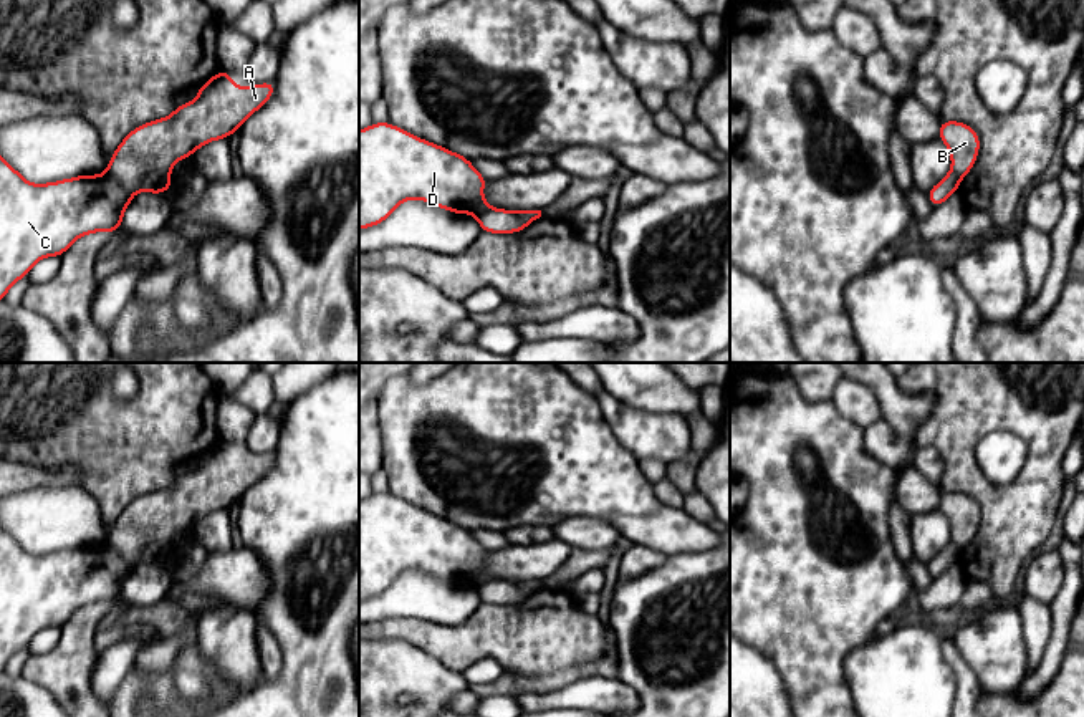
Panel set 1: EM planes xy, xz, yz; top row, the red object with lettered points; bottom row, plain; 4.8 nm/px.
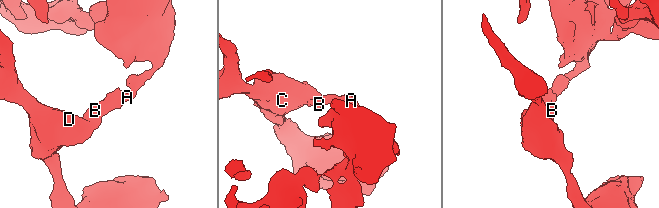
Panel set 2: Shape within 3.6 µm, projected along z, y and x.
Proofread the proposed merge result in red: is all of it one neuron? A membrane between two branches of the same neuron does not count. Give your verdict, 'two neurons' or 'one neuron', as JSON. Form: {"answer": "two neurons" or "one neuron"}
{"answer": "two neurons"}

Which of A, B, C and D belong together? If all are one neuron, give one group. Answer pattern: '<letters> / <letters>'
A B / C D

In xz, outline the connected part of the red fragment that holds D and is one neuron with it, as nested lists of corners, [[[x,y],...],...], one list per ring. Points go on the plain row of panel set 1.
[[[372,493],[359,502],[359,601],[387,591],[399,575],[410,570],[478,588],[493,580],[482,565],[487,551],[470,530],[391,493]]]

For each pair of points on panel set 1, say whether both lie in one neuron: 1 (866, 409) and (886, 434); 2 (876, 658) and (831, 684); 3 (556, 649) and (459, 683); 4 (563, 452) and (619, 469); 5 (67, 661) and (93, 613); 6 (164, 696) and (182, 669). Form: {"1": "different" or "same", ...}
{"1": "different", "2": "different", "3": "different", "4": "same", "5": "same", "6": "different"}

